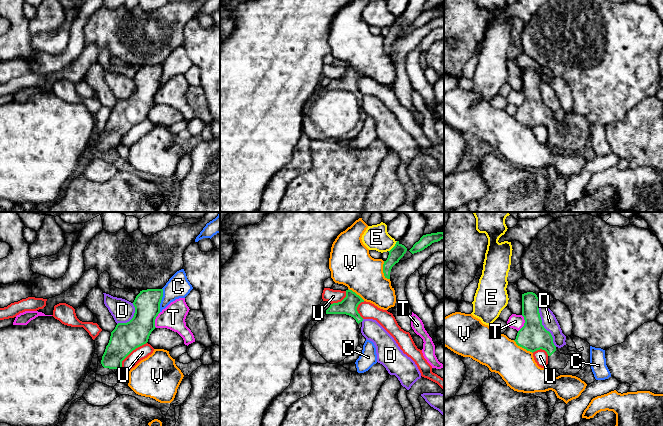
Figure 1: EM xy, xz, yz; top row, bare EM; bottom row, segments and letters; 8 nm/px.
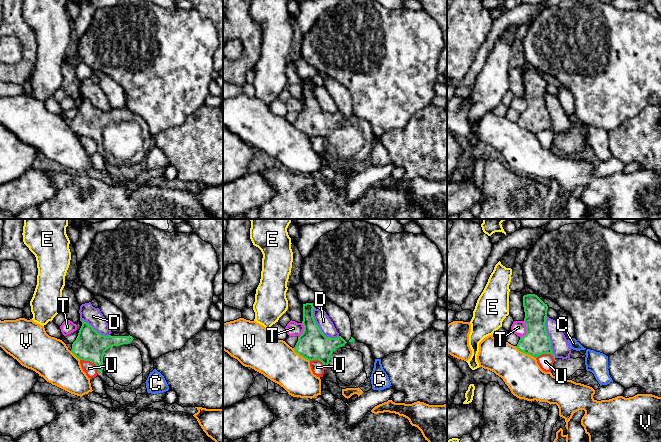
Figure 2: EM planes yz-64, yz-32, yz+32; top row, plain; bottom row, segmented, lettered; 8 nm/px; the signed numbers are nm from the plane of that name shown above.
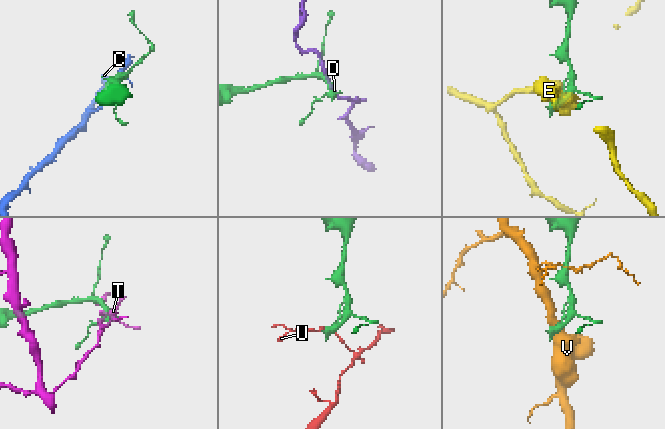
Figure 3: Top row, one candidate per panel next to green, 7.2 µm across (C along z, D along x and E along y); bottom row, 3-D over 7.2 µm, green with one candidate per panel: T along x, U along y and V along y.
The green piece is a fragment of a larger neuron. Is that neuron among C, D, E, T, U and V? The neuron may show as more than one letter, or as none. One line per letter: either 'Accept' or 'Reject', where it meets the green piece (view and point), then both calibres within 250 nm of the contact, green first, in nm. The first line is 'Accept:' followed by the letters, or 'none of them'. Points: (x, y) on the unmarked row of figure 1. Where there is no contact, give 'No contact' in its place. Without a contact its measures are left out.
Accept: none of them
C: Reject. Touches green at xy (161, 75). Thickness 200 nm (green) against 190 nm
D: Reject. Touches green at yz (542, 101). Thickness 220 nm (green) against 120 nm
E: Reject. Touches green at xz (394, 22). Thickness 110 nm (green) against 200 nm
T: Reject. Touches green at yz (524, 99). Thickness 220 nm (green) against 110 nm
U: Reject. Touches green at xy (130, 128). Thickness 240 nm (green) against 110 nm
V: Reject. Touches green at xz (383, 47). Thickness 110 nm (green) against 320 nm

